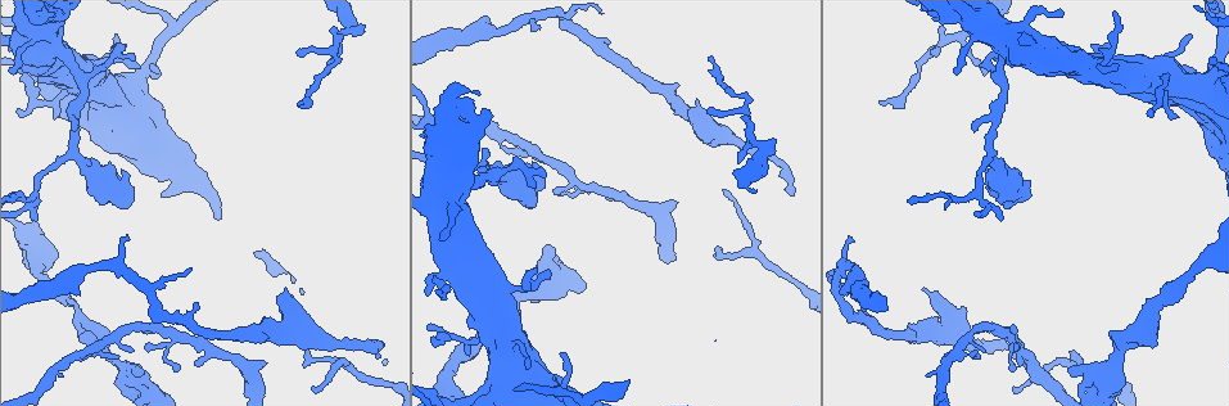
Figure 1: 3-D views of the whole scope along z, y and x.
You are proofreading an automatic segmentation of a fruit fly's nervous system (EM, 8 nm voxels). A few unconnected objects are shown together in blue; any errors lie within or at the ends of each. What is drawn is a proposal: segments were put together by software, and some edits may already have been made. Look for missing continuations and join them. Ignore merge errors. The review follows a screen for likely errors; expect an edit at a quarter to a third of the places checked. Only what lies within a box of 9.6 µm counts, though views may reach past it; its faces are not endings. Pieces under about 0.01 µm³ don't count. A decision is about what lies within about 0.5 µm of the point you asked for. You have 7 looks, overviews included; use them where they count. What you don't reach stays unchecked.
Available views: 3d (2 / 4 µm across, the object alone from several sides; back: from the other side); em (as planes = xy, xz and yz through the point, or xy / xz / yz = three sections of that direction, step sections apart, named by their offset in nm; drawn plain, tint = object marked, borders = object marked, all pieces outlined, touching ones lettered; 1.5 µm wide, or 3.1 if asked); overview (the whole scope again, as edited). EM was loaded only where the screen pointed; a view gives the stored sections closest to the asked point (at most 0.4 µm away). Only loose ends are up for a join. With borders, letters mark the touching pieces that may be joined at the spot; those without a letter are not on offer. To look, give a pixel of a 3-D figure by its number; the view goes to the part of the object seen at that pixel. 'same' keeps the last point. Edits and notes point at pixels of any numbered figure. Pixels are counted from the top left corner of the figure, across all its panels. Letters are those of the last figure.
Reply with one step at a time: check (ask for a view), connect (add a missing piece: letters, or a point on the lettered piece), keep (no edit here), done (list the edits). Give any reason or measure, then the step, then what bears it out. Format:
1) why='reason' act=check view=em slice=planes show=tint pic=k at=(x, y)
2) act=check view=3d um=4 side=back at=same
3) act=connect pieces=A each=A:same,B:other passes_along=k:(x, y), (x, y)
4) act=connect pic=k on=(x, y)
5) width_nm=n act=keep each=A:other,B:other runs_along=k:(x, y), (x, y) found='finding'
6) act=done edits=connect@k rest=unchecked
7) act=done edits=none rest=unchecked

why='thin end' act=check view=3d um=4 pic=1 at=(1016, 346)

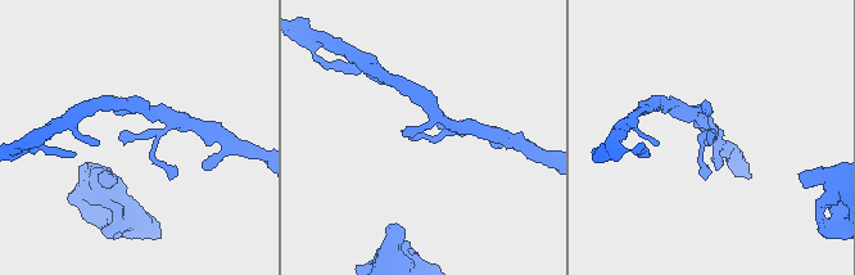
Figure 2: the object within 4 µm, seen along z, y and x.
why='shape alone is not enough' act=check view=em slice=planes show=borders pic=2 at=(713, 134)

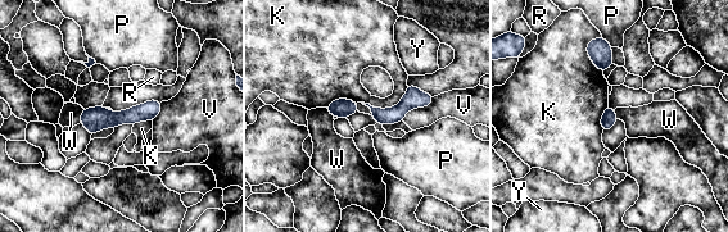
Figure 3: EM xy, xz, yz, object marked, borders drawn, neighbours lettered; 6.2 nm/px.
act=keep each=K:other,P:other,R:other,V:other,W:other,Y:other border=3:(407, 86), (393, 107), (362, 101) found='none of them fits'

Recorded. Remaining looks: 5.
why='free end' act=check view=em slice=planes show=borders pic=1 at=(306, 353)

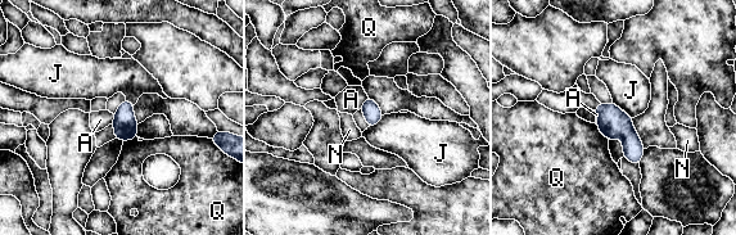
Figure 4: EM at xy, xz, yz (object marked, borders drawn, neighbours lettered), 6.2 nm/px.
act=keep each=A:other,J:other,N:other,Q:other border=4:(368, 96), (360, 108) found='none of them fits'

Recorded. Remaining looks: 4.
why='branch stops here' act=check view=em slice=planes show=plain pic=1 at=(298, 55)

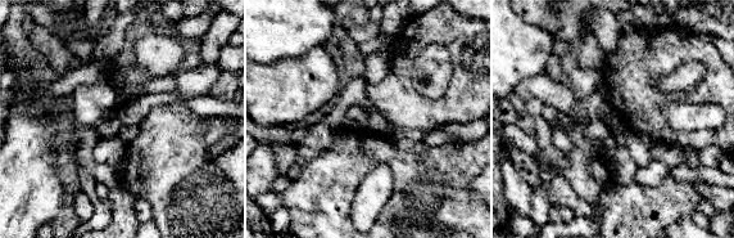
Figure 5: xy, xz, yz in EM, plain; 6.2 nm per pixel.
why='what lies round it' act=check view=em slice=planes show=borders at=same

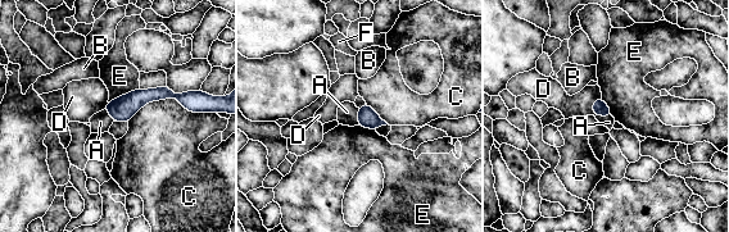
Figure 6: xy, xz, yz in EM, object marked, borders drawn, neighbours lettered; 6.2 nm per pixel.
longest_contact=C:460nm act=keep each=A:other,B:other,C:other,D:other,E:other,F:other found='no lettered piece goes on from it'

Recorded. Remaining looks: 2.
act=done edits=none rest=unchecked

